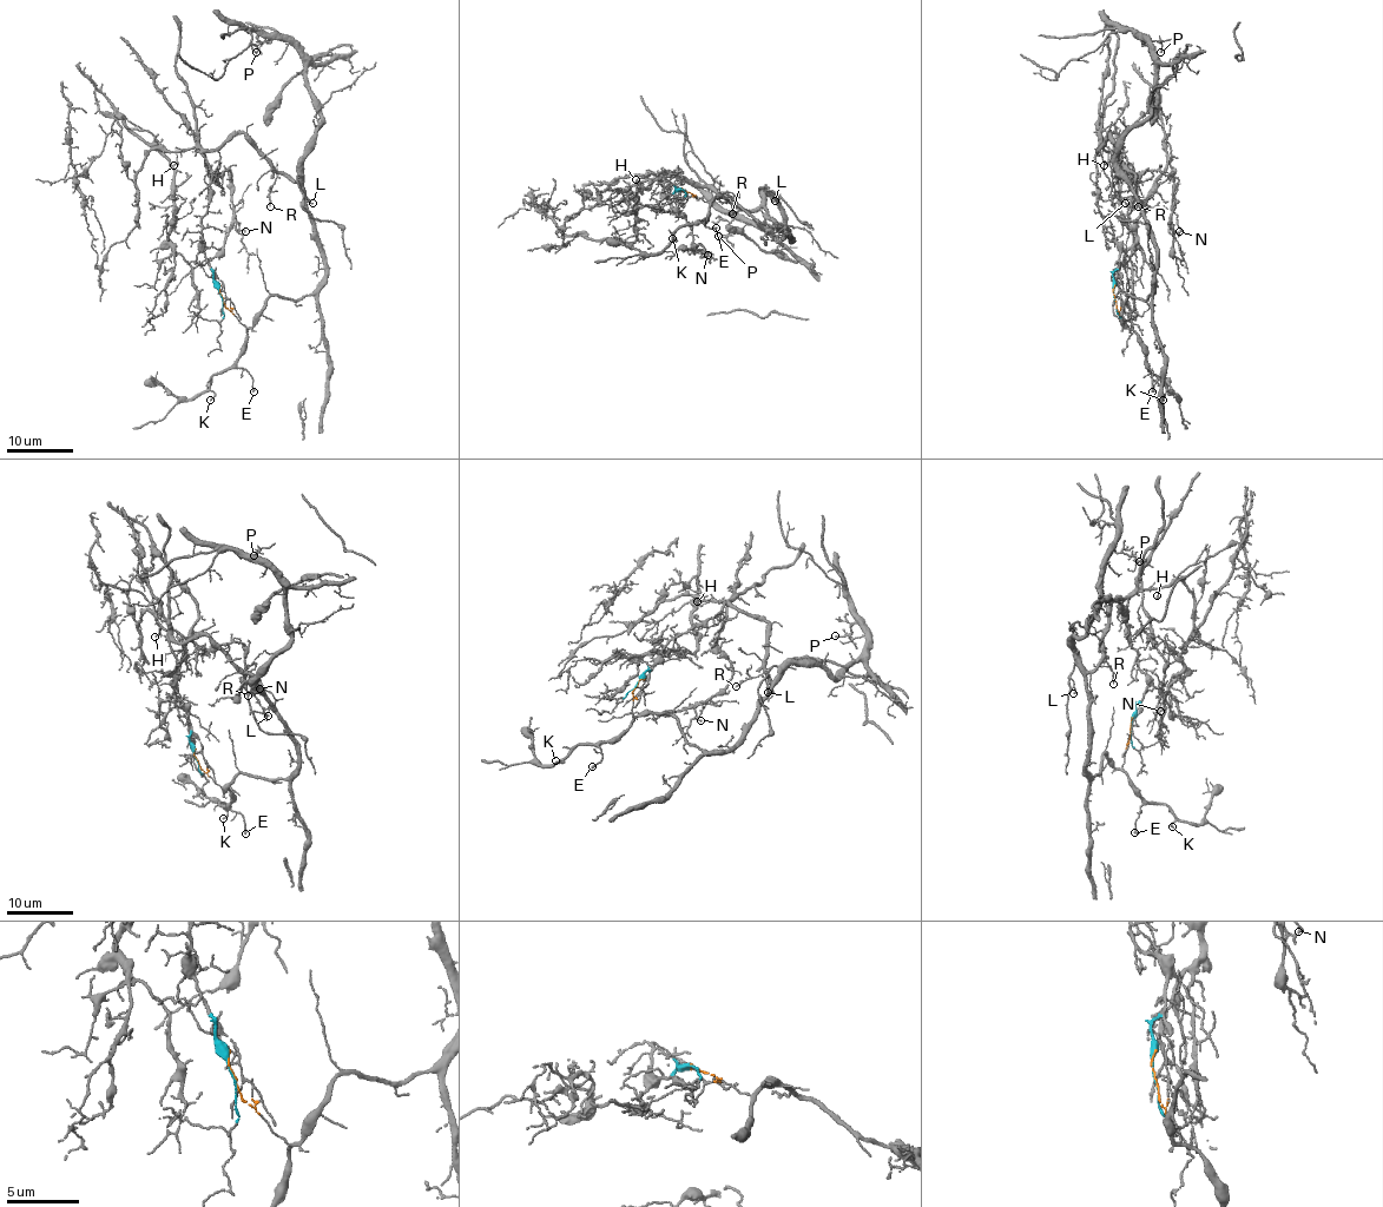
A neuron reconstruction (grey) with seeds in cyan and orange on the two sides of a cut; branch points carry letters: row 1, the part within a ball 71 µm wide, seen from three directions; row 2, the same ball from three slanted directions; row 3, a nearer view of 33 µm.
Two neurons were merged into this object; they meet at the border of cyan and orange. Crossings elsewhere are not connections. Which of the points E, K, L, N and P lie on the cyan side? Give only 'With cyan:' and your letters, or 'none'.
With cyan: N

